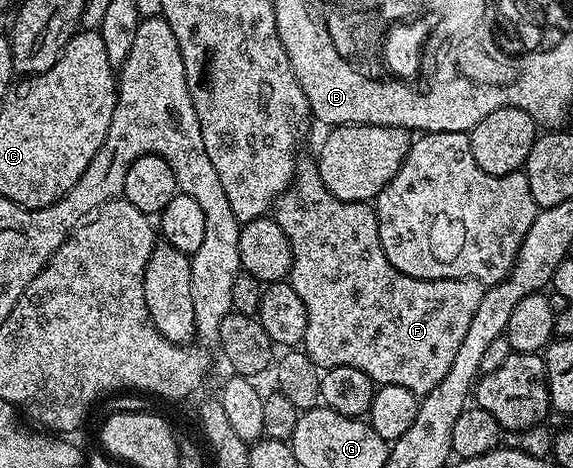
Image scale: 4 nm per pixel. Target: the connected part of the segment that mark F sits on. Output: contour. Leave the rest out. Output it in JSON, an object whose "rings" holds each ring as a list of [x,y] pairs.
{"rings":[[[313,158],[298,163],[289,189],[277,199],[275,219],[283,234],[287,234],[287,242],[291,242],[293,265],[287,282],[295,294],[303,298],[303,306],[307,306],[303,351],[318,368],[351,366],[363,370],[374,385],[403,386],[403,390],[411,390],[418,398],[435,390],[435,386],[447,378],[447,370],[451,370],[451,362],[455,362],[455,353],[467,335],[471,318],[475,318],[486,285],[478,280],[416,280],[395,270],[395,266],[387,262],[387,254],[383,254],[379,242],[376,211],[368,203],[356,204],[335,198],[335,194],[323,186]]]}

